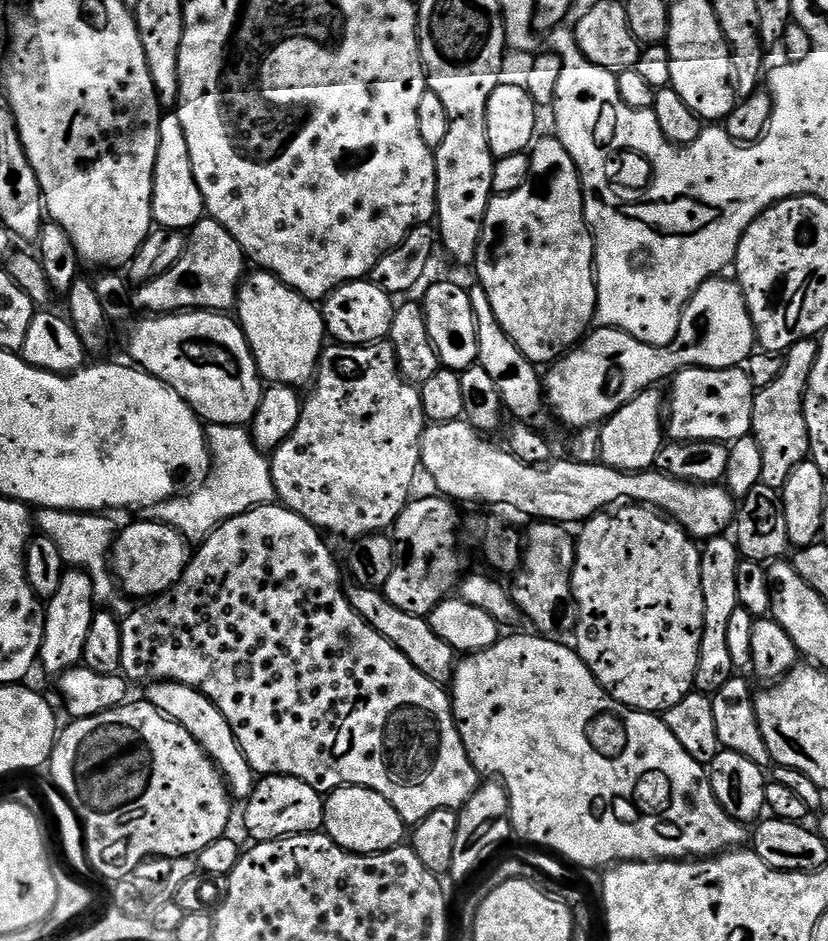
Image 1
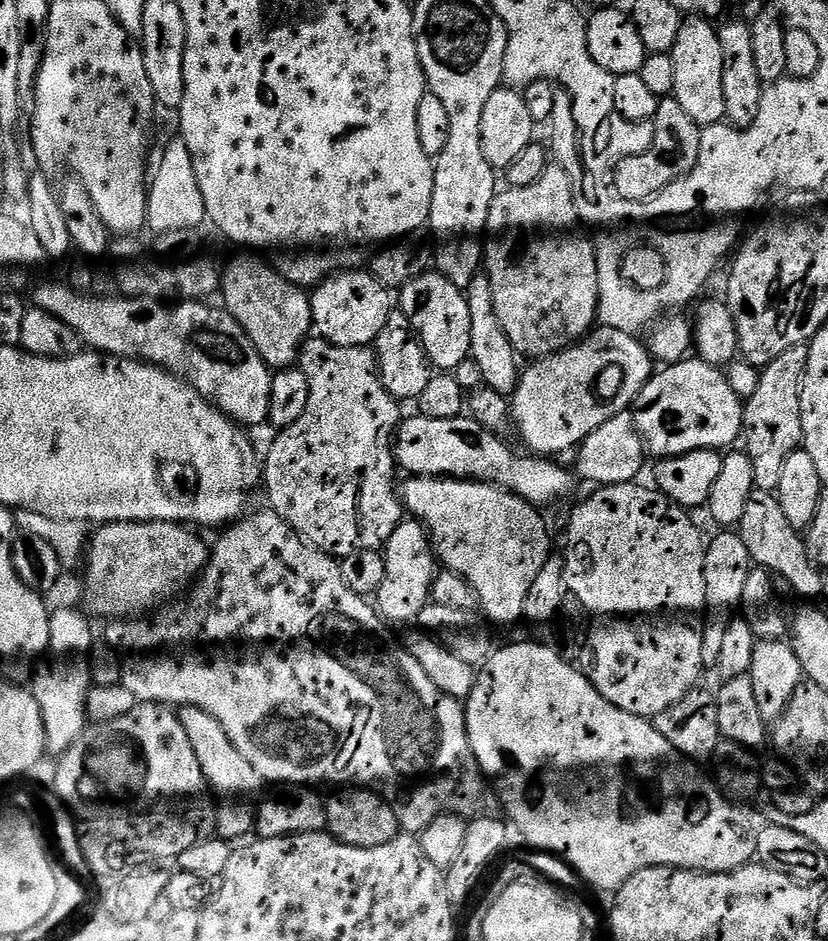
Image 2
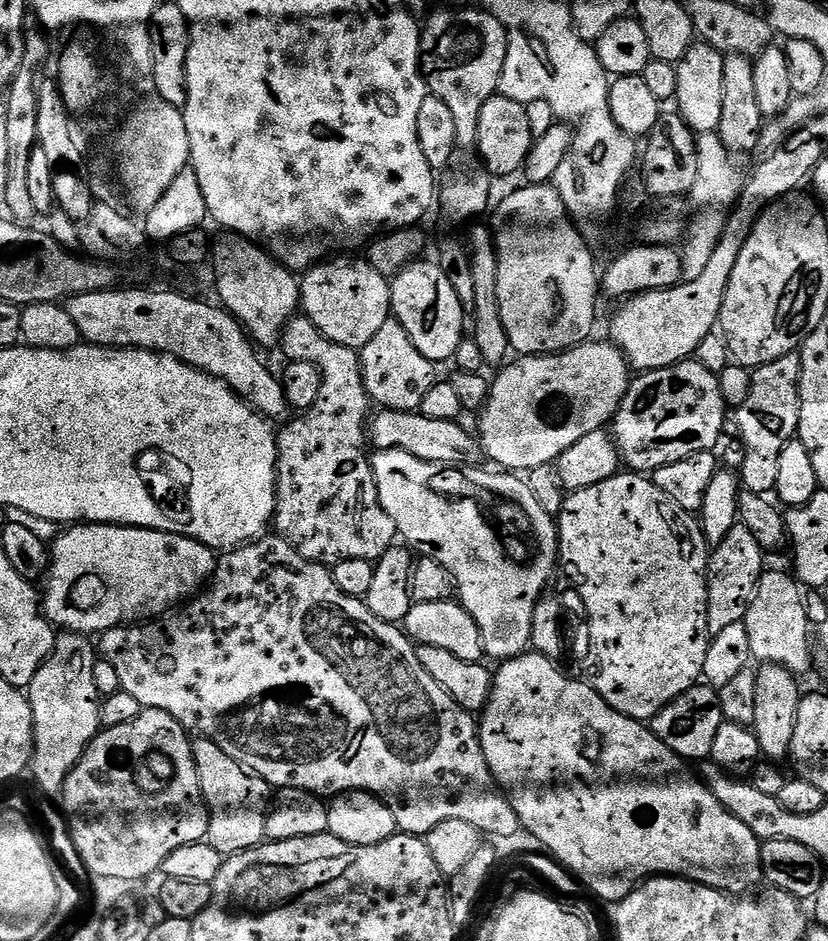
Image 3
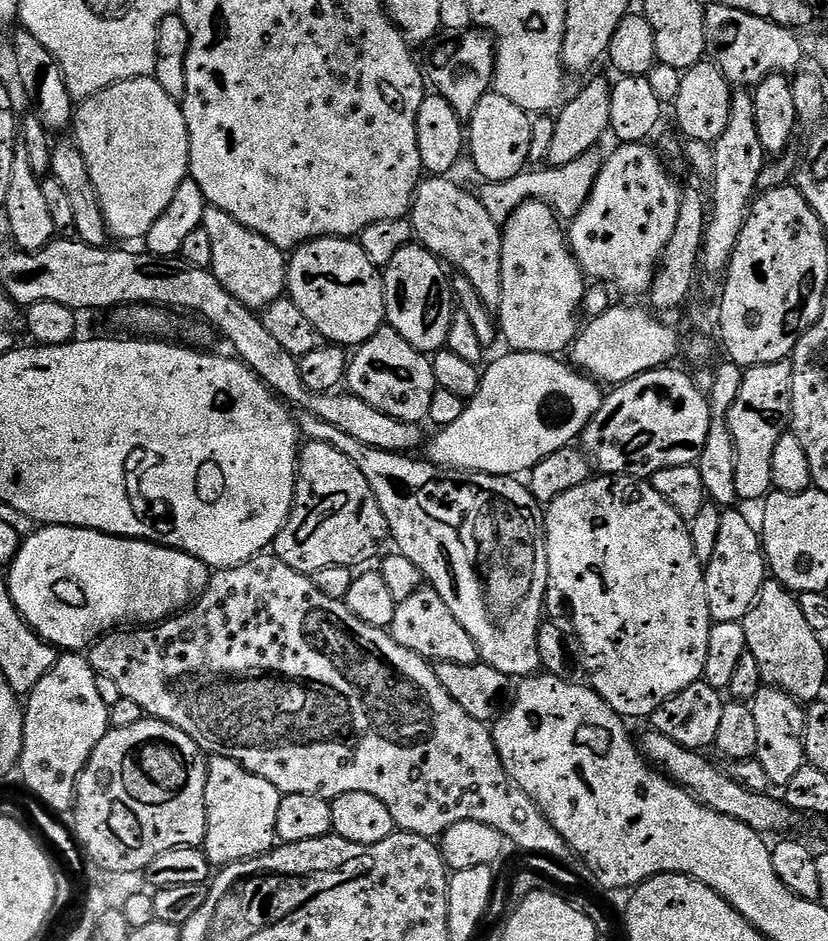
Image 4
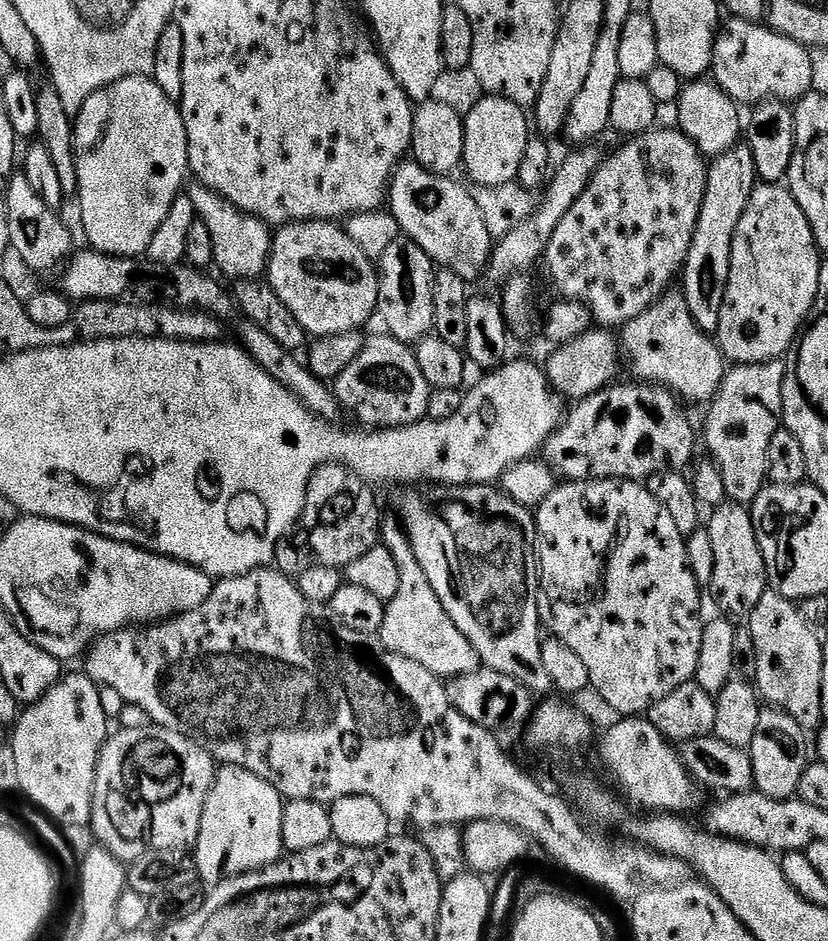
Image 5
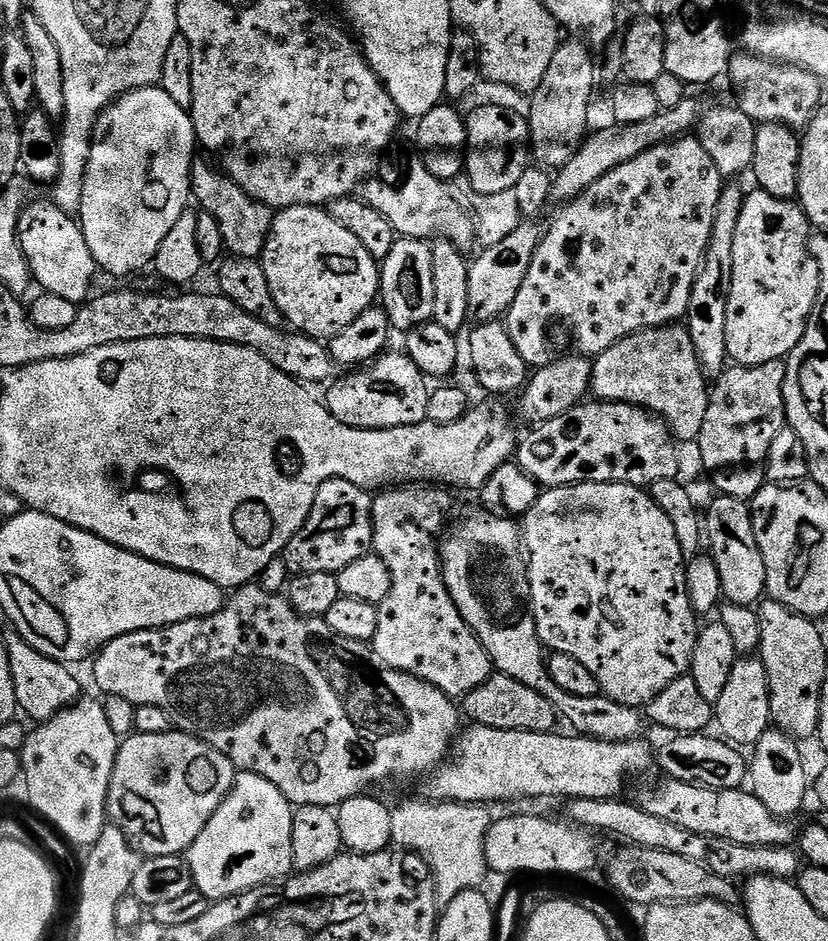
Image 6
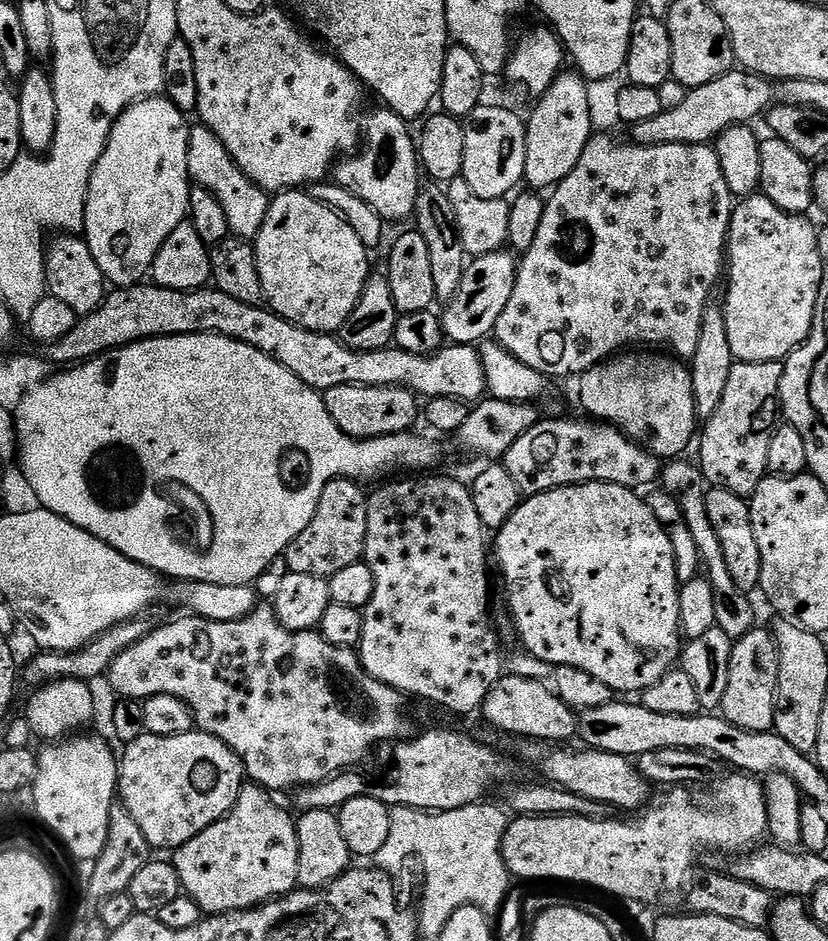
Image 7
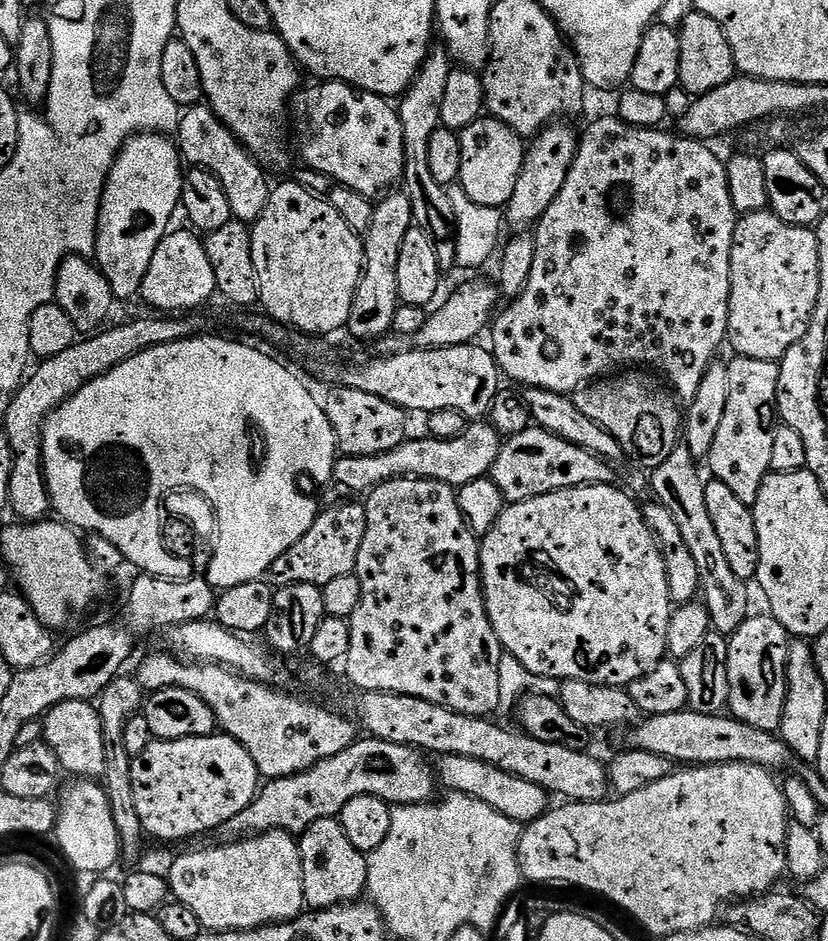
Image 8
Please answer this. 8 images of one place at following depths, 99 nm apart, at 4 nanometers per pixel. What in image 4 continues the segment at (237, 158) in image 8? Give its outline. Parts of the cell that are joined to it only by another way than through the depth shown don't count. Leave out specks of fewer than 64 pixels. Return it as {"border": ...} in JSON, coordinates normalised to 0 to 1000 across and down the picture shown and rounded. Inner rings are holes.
{"border":[[[255,219],[246,222],[246,237],[250,251],[256,258],[258,278],[255,289],[268,304],[273,304],[273,309],[283,312],[292,325],[306,329],[318,329],[331,320],[339,318],[344,313],[348,301],[348,276],[344,265],[331,261],[316,249],[307,249],[287,232],[278,232],[273,223],[263,223]]]}

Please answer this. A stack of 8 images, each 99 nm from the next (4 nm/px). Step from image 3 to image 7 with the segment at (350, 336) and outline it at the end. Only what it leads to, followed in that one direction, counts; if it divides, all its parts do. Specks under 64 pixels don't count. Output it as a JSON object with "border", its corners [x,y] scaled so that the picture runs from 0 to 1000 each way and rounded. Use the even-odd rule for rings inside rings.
{"border":[[[344,202],[327,209],[321,236],[316,236],[316,244],[312,244],[307,262],[312,295],[316,300],[322,326],[361,349],[373,349],[377,353],[409,354],[418,338],[423,338],[447,292],[446,265],[437,261],[432,249],[423,244],[420,237],[403,223],[385,217],[371,203]]]}

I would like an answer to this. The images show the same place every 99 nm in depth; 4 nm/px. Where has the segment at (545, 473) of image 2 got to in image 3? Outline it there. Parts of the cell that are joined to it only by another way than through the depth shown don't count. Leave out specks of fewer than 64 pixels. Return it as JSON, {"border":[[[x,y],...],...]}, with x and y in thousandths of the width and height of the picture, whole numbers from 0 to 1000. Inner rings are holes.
{"border":[[[459,436],[447,446],[447,472],[450,477],[484,476],[487,480],[500,482],[500,487],[540,493],[542,495],[570,495],[576,492],[575,484],[581,484],[582,477],[576,464],[570,463],[559,455],[559,450],[550,446],[529,448],[529,444],[514,444],[506,437],[476,438]]]}

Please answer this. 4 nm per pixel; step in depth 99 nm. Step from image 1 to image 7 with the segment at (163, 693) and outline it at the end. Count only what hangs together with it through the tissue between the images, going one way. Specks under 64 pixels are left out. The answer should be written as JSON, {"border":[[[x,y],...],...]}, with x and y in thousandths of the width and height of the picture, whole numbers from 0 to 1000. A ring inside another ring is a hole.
{"border":[[[303,831],[296,832],[295,837],[287,844],[285,854],[267,871],[260,871],[244,886],[239,886],[229,895],[225,895],[219,901],[211,902],[210,917],[215,925],[219,945],[229,954],[239,959],[242,966],[248,971],[267,973],[271,969],[296,969],[300,965],[310,965],[314,961],[322,961],[326,956],[332,956],[335,952],[347,952],[349,948],[356,948],[360,944],[360,886],[357,885],[357,871],[343,859],[337,859],[332,854],[330,843],[321,837],[315,837],[313,833]]]}

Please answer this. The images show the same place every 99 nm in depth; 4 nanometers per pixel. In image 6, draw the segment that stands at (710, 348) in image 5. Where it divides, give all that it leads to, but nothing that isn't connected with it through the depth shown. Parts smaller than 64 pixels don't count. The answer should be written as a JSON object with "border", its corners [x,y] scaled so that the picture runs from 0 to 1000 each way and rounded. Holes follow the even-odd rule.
{"border":[[[803,346],[761,355],[719,379],[713,417],[725,427],[740,425],[743,429],[766,429],[777,434],[801,446],[818,469],[841,470],[845,465],[848,448],[853,448],[857,404],[843,385],[830,348]]]}

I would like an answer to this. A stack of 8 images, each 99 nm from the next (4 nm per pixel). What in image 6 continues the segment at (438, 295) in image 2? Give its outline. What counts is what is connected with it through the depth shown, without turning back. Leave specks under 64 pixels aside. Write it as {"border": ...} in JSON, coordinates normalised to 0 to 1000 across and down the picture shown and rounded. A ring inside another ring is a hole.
{"border":[[[479,254],[476,266],[459,281],[458,322],[475,350],[492,351],[521,341],[524,329],[524,291],[522,260],[514,255]]]}

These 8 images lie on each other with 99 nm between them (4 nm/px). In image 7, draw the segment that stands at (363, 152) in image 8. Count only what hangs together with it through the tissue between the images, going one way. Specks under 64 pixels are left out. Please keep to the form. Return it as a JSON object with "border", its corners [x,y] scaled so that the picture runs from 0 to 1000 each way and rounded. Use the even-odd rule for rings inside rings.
{"border":[[[463,118],[452,120],[449,129],[442,132],[442,156],[438,160],[412,169],[405,175],[403,187],[414,200],[429,204],[437,215],[452,219],[454,226],[465,235],[473,236],[473,233],[488,234],[492,230],[494,233],[501,226],[502,211],[510,199],[510,175],[500,140],[493,137],[496,136],[494,129],[487,128],[479,119]]]}

